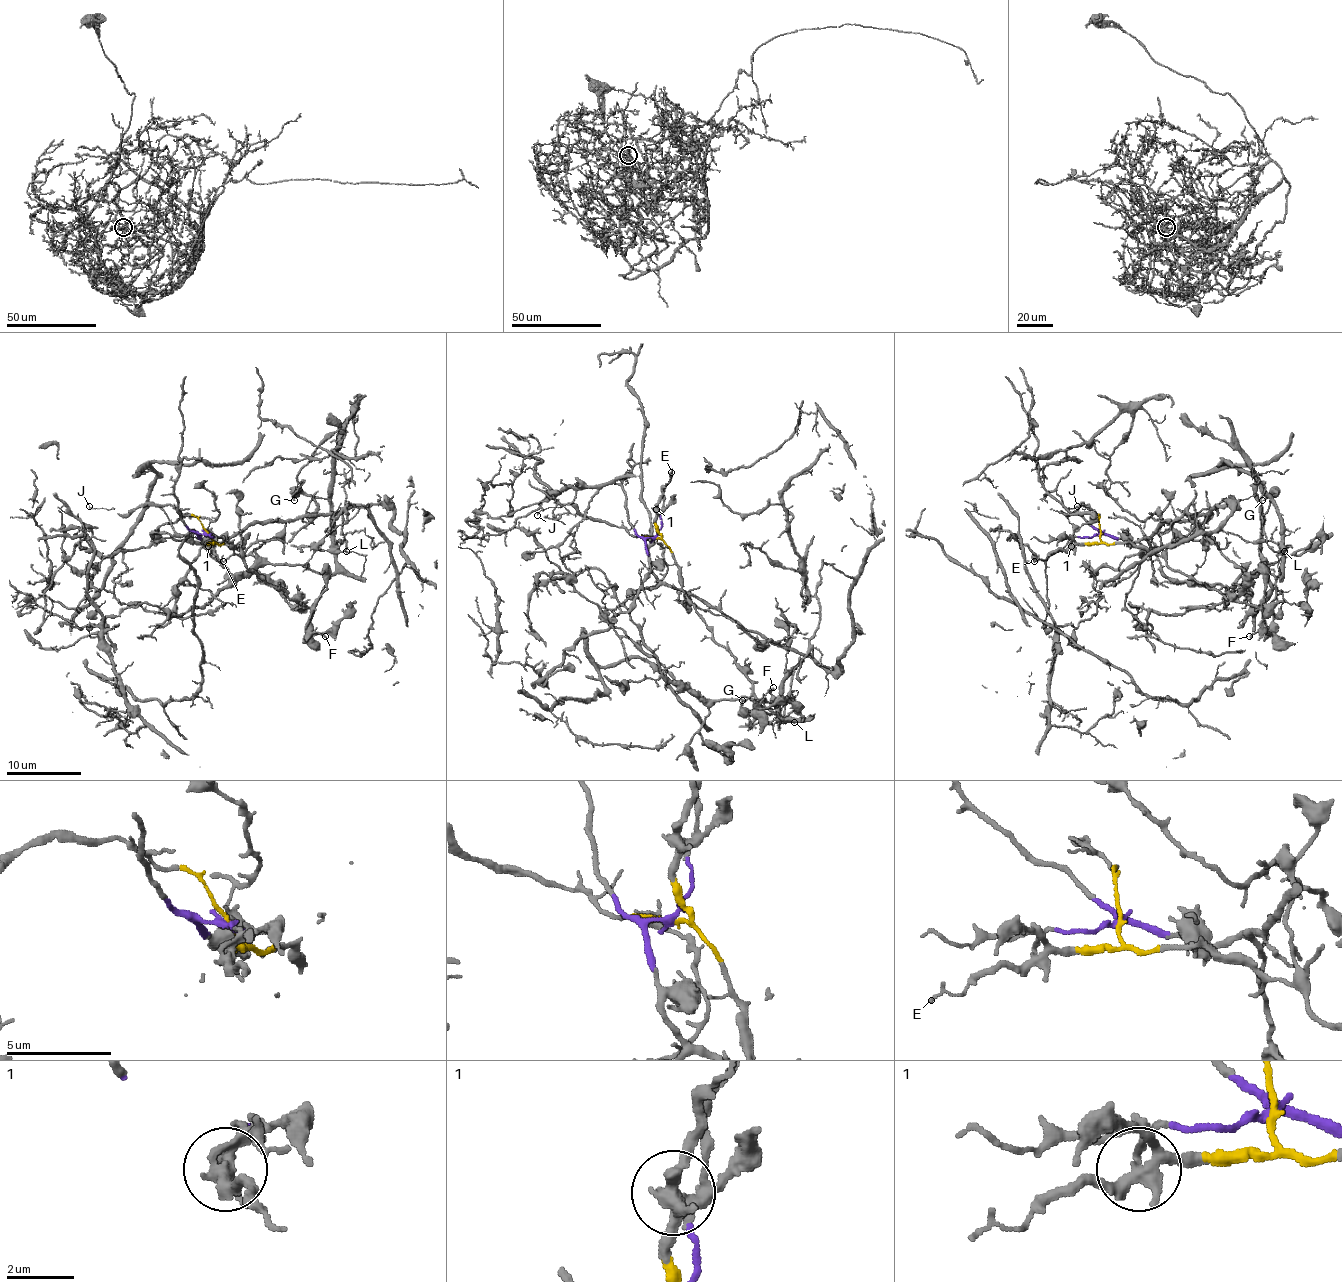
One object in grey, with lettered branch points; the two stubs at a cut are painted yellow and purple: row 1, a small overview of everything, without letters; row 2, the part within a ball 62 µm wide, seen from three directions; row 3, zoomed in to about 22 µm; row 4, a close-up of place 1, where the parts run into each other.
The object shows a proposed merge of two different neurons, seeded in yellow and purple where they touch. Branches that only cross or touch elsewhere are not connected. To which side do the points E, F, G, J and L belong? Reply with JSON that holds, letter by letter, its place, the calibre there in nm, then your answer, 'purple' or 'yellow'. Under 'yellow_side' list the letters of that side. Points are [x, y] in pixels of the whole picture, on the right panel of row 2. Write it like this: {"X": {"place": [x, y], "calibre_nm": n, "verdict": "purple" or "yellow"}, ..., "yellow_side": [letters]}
{"E": {"place": [1034, 561], "calibre_nm": 160, "verdict": "yellow"}, "F": {"place": [1249, 636], "calibre_nm": 170, "verdict": "yellow"}, "G": {"place": [1262, 500], "calibre_nm": 170, "verdict": "yellow"}, "J": {"place": [1077, 506], "calibre_nm": 110, "verdict": "yellow"}, "L": {"place": [1284, 551], "calibre_nm": 90, "verdict": "yellow"}, "yellow_side": ["E", "F", "G", "J", "L"]}

